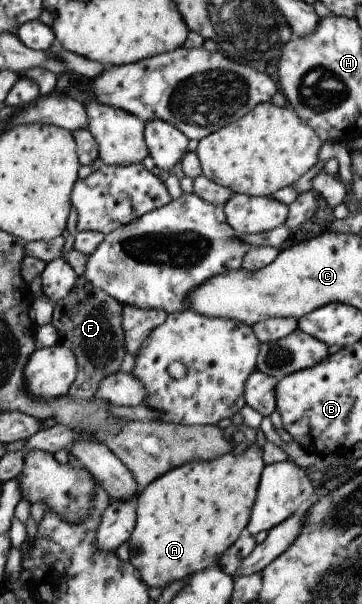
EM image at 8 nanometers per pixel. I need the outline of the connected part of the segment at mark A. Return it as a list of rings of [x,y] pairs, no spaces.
[[[249,439],[242,453],[224,454],[214,461],[192,460],[192,463],[172,468],[139,490],[135,524],[127,542],[129,562],[147,587],[163,588],[208,566],[217,565],[219,557],[245,530],[263,467],[261,447]]]

